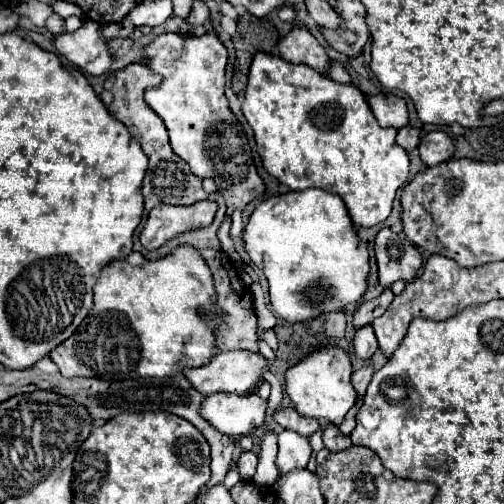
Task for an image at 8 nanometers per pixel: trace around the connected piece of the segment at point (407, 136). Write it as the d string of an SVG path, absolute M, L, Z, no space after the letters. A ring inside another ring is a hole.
M411 125L399 129L397 145L401 145L405 151L409 151L409 153L411 153L411 151L417 151L419 143L421 143L421 131L419 131L419 129L415 129L415 127L411 127Z

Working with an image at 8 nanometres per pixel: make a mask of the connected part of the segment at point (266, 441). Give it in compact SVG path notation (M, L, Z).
M269 433L261 439L261 451L259 451L259 465L257 473L253 477L253 483L259 487L269 487L279 475L275 467L275 457L277 457L277 435Z

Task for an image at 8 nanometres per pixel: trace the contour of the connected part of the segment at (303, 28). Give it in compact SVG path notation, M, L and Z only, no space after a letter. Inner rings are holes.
M303 23L295 25L279 41L277 47L279 47L281 57L291 63L305 63L309 67L315 67L321 73L325 73L329 67L329 57L327 57L325 49L319 45L319 41L311 35L307 25L303 25Z

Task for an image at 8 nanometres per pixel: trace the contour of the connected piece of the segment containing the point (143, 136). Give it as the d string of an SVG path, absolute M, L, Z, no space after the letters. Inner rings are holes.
M131 63L125 69L111 73L105 81L105 89L111 91L115 97L115 101L109 107L109 113L127 127L131 137L141 145L141 149L149 157L147 177L143 179L145 209L153 209L155 205L161 205L161 203L195 203L211 197L209 193L203 191L201 179L189 171L189 165L173 153L165 123L157 113L153 113L151 107L147 107L147 101L143 99L143 93L149 87L157 87L161 81L163 77L153 73L145 63Z

